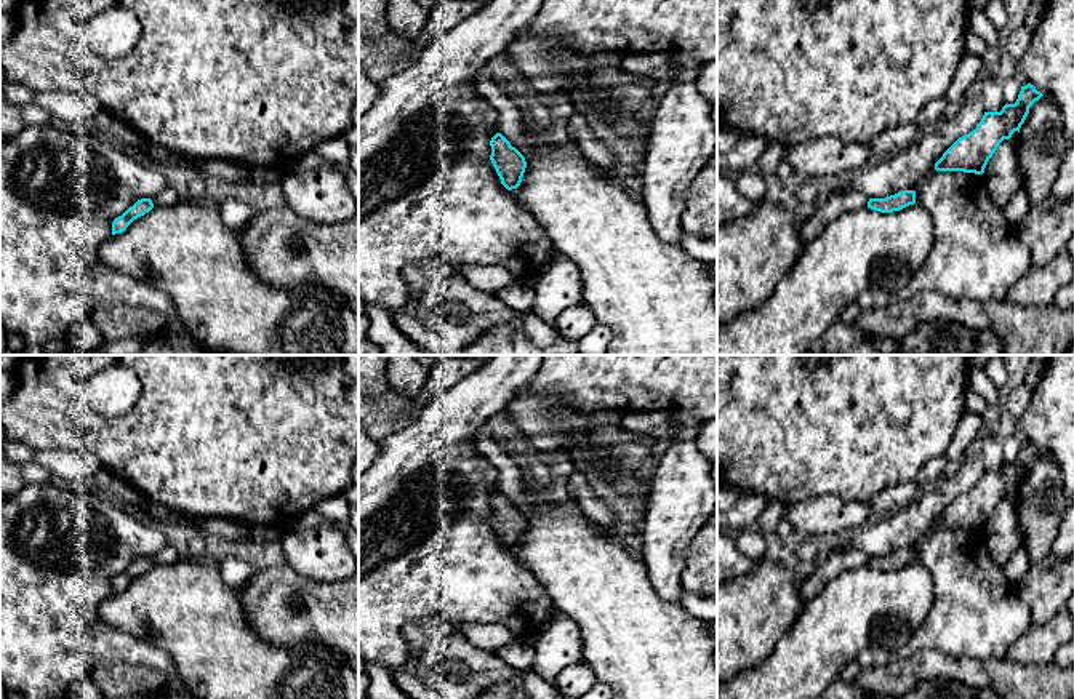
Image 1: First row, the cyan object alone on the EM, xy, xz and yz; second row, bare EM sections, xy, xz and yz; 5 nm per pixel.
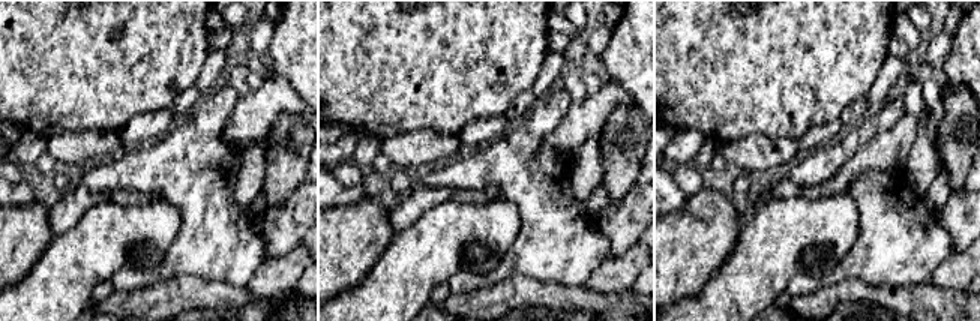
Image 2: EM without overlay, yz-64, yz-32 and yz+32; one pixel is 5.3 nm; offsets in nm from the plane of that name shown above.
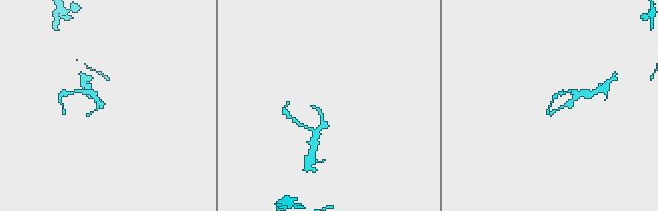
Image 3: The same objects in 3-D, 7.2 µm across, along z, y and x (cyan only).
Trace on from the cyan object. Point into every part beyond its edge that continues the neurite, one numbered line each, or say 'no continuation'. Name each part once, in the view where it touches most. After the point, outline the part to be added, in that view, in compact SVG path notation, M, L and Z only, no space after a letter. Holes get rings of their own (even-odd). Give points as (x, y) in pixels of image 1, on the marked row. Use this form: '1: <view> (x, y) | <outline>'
no continuation

